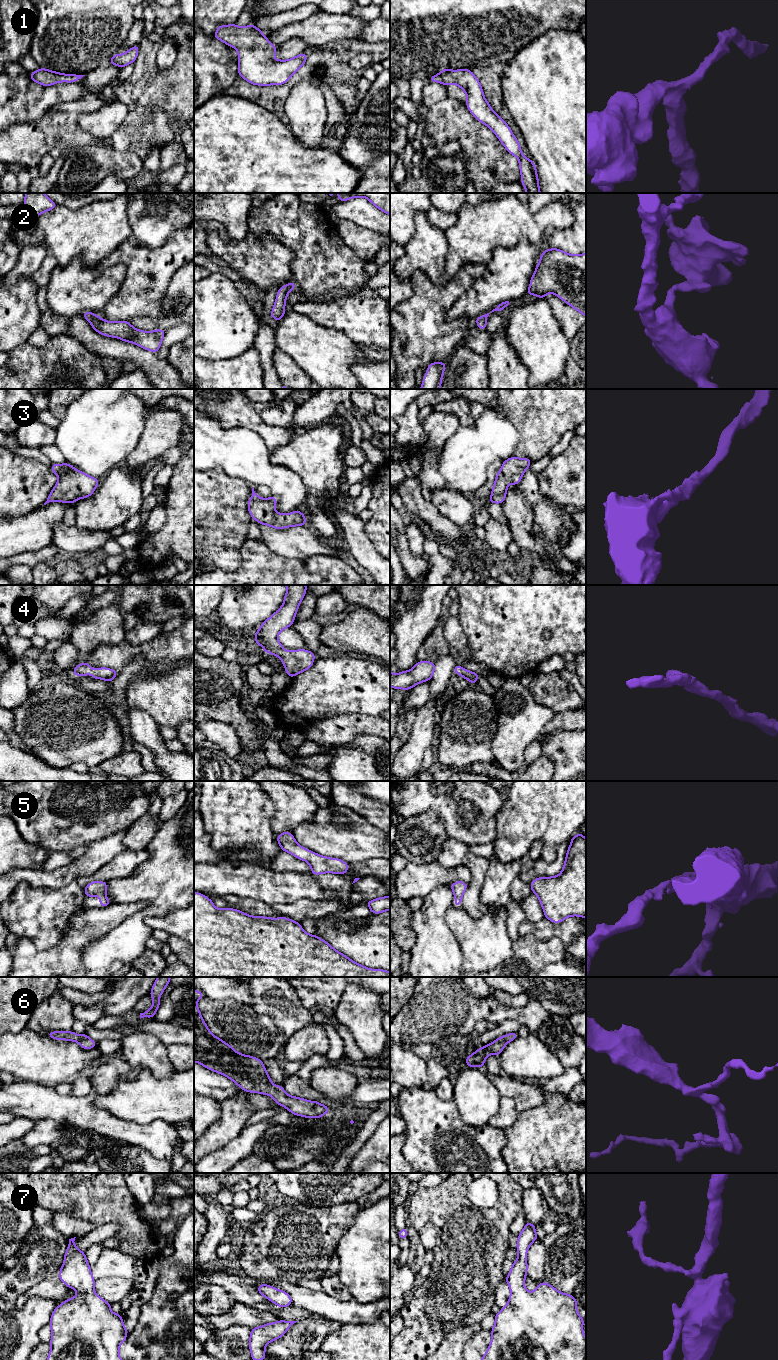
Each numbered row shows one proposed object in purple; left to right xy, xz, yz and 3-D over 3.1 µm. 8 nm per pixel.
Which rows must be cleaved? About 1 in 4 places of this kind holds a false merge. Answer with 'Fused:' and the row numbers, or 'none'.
Fused: none

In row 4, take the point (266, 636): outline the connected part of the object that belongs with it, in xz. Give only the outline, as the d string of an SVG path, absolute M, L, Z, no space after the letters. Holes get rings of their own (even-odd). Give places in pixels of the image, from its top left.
M285 585L287 592L280 609L265 620L254 635L255 642L264 652L281 658L290 678L312 667L315 653L306 649L288 652L278 641L279 633L291 627L299 605L307 592L306 585Z

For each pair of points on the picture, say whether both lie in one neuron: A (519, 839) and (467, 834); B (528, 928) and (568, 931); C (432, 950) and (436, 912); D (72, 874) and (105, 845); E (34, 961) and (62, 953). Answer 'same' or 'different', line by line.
A: different
B: same
C: same
D: same
E: same

